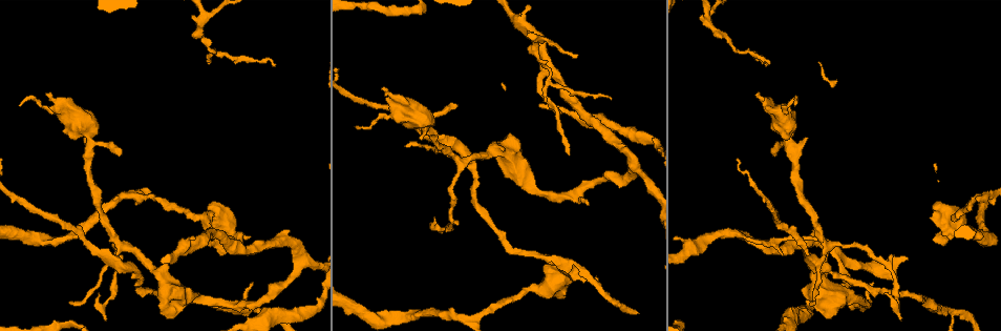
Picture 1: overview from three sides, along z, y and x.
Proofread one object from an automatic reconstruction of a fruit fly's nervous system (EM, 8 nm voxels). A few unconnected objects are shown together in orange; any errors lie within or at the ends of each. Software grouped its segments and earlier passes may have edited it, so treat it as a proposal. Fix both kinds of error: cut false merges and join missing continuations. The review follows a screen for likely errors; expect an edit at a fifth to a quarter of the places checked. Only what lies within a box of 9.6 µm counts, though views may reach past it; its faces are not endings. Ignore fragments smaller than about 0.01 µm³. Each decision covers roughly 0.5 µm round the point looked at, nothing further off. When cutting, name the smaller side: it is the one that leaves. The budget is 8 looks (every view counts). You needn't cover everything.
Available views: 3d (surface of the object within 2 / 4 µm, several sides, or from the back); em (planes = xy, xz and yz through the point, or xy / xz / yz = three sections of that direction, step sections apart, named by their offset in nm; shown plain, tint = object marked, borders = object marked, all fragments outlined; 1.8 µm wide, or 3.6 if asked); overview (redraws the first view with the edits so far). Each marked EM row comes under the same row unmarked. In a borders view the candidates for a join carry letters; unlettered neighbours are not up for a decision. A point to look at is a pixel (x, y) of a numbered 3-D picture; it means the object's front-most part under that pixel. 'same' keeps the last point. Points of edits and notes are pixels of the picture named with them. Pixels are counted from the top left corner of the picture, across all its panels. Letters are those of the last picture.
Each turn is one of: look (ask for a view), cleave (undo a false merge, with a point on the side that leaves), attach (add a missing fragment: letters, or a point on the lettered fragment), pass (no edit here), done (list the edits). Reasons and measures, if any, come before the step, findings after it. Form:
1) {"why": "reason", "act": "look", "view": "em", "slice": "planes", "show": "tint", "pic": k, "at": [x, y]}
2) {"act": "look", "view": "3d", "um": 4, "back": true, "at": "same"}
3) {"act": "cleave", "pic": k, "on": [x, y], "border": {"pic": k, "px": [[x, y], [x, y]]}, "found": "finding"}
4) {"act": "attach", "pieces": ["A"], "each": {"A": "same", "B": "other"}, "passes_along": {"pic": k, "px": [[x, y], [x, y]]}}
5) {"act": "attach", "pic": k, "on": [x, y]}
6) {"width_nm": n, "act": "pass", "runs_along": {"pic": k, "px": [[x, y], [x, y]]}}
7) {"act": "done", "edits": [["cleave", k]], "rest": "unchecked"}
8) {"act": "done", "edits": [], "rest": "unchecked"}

{"act": "look", "view": "em", "slice": "planes", "show": "borders", "pic": 1, "at": [98, 295]}

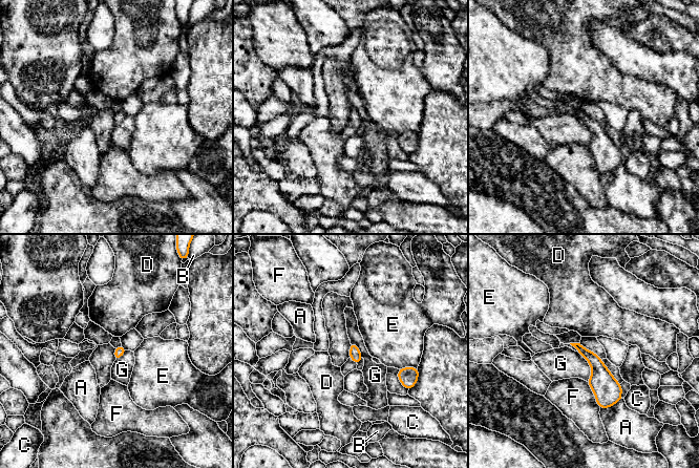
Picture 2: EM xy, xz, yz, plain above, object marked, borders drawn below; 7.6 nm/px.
{"act": "pass", "each": {"A": "other", "B": "other", "C": "other", "D": "other", "E": "other", "F": "other", "G": "other"}, "border": {"pic": 2, "px": [[577, 350], [590, 366], [588, 381]]}, "found": "none of them fits"}

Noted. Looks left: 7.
{"act": "look", "view": "3d", "um": 2, "pic": 1, "at": [450, 144]}

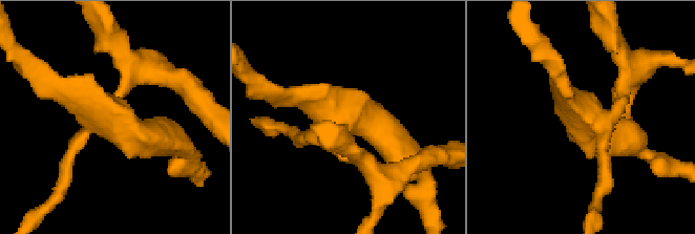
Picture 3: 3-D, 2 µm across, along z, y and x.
{"arms": 3, "why": "shape alone is not enough", "act": "look", "view": "em", "slice": "planes", "show": "borders", "pic": 3, "at": [109, 120]}

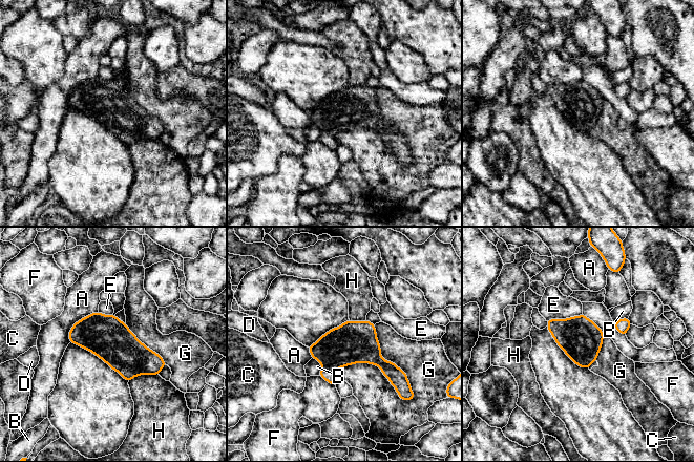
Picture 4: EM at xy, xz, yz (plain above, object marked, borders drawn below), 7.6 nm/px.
{"act": "cleave", "pic": 4, "on": [346, 344], "each": {"A": "other", "B": "other", "C": "other", "D": "other", "E": "other", "F": "other", "G": "other", "H": "other"}, "found": "two neurons meet here"}

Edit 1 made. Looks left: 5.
{"act": "look", "view": "em", "slice": "planes", "show": "borders", "pic": 1, "at": [90, 147]}

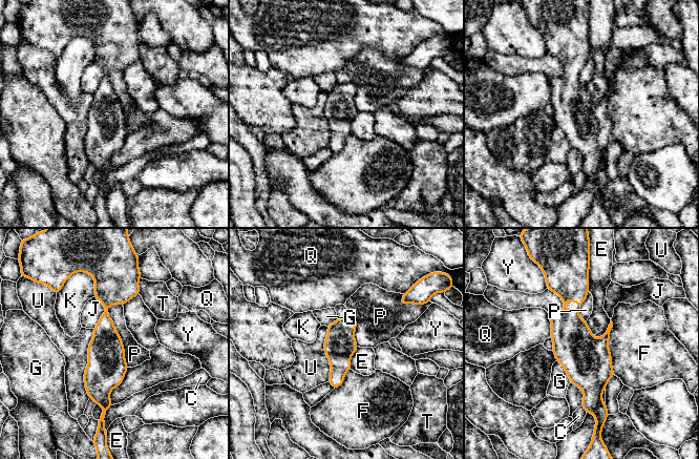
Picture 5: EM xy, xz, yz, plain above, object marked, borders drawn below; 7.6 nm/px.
{"width_nm": 240, "act": "pass", "each": {"C": "other", "E": "other", "F": "other", "G": "other", "J": "other", "K": "other", "P": "other", "Q": "other", "T": "other", "U": "other", "Y": "other"}, "border": {"pic": 5, "px": [[611, 321], [599, 337], [586, 322]]}, "found": "continuous, no second neuron"}

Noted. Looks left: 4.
{"act": "done", "edits": [["cleave", 4]], "rest": "unchecked"}

